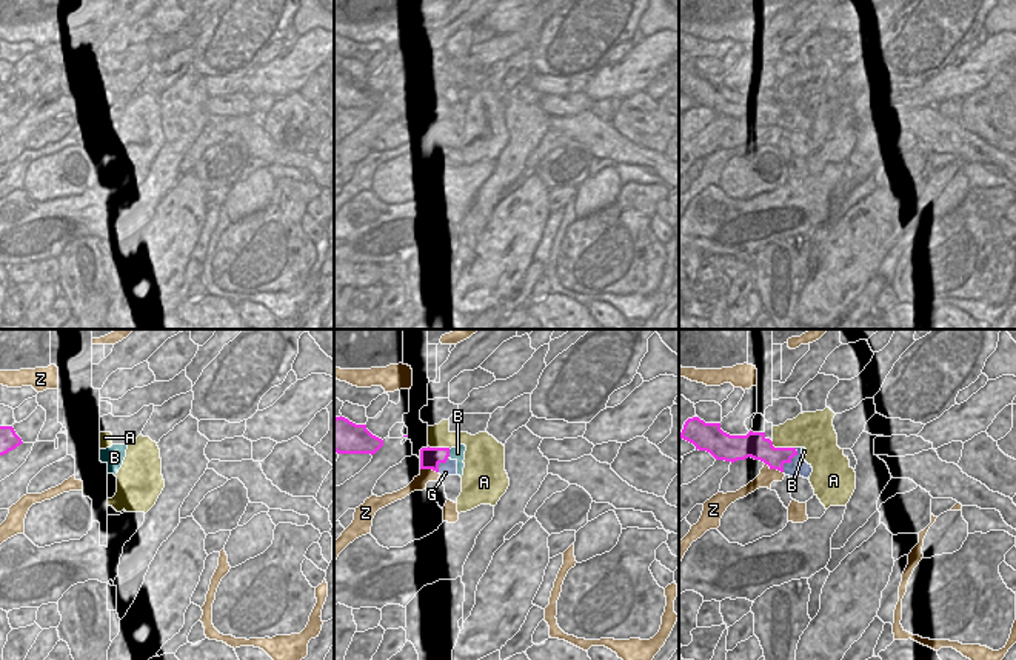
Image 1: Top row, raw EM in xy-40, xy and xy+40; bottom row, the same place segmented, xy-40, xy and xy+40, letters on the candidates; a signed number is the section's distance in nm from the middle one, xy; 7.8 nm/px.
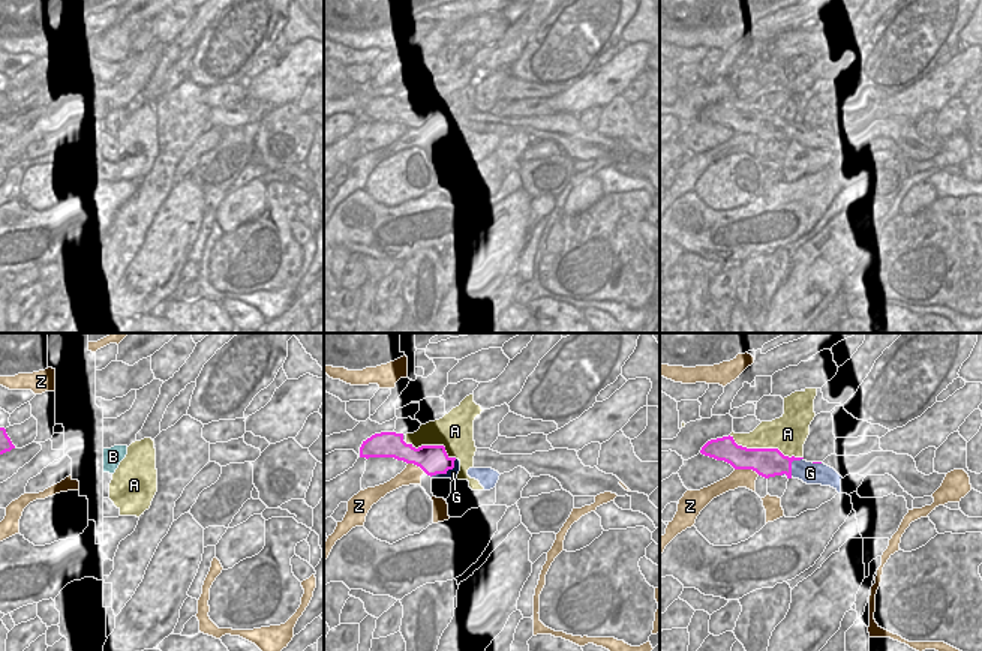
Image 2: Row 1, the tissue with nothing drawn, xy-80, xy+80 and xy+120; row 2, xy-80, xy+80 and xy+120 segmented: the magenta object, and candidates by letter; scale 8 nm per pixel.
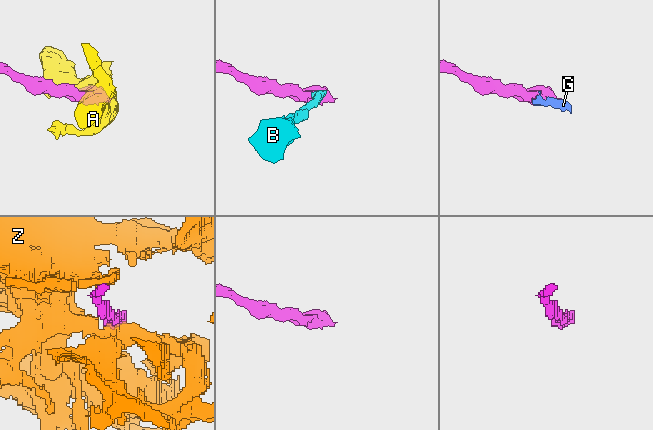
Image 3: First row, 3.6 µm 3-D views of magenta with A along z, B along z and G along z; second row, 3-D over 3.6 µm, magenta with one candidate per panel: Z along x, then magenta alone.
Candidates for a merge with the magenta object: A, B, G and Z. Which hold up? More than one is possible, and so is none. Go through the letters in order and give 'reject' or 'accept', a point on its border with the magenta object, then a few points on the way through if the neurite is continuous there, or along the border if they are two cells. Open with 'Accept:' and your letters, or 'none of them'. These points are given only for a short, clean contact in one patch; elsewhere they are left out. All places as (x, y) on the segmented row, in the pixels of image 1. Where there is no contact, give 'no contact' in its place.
Accept: none of them
A: reject; contact xy+40 (782, 448)
B: reject; contact xy (448, 454); border xy (450, 450), (447, 457)
G: reject; contact xy+40 (790, 460)
Z: reject; contact xy+40 (775, 468); border xy+40 (765, 463), (782, 473)

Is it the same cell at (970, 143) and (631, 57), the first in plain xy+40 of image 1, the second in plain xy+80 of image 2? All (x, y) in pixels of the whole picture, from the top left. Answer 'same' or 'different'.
different

